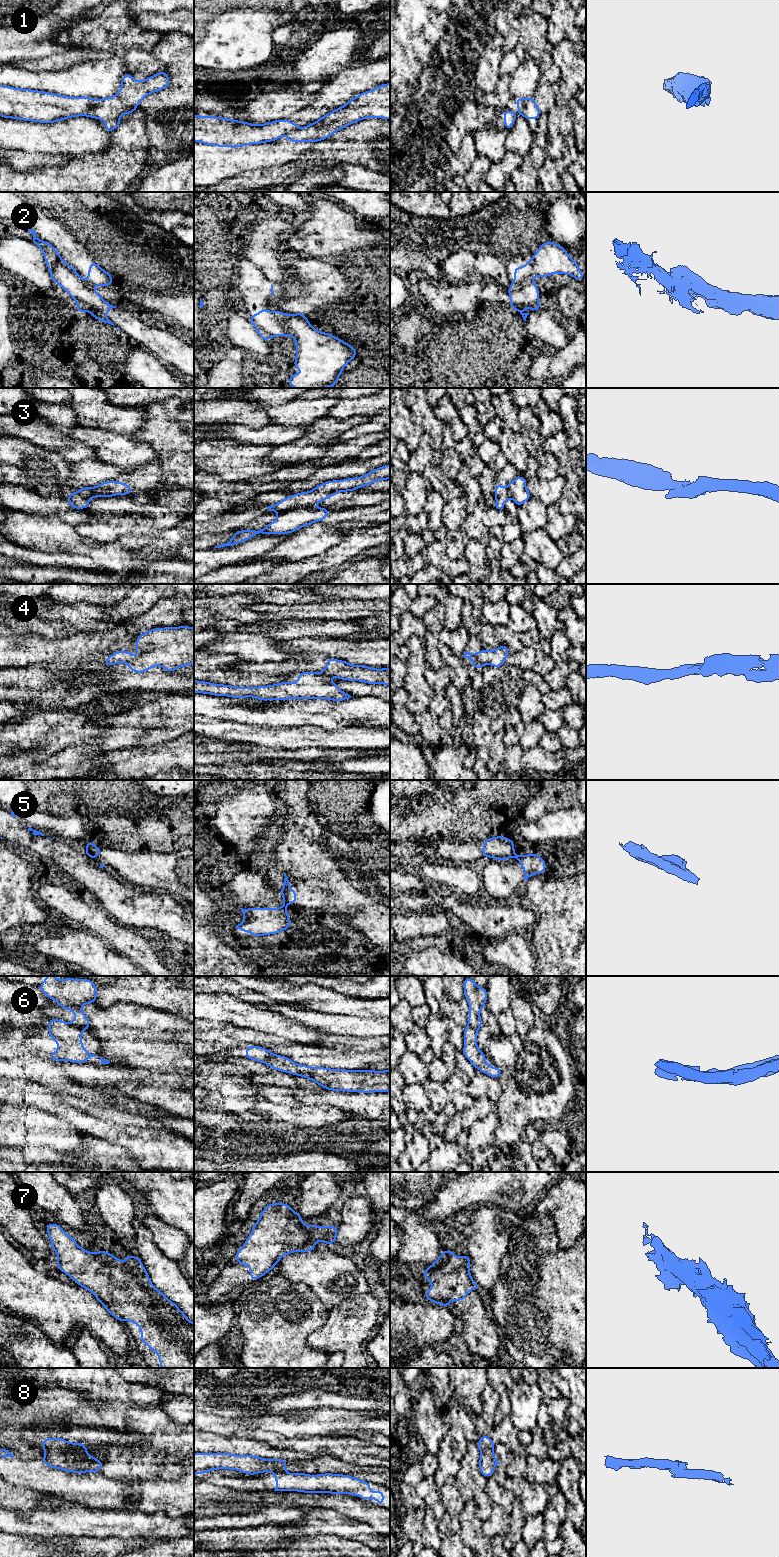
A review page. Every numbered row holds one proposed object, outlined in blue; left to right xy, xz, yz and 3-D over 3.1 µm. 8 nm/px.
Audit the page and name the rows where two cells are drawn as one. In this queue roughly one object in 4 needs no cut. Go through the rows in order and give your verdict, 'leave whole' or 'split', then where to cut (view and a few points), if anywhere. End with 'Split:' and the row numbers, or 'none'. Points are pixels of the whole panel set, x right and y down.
1: split | xy (96, 99), (95, 103), (83, 115)
2: split | xz (288, 315), (285, 324), (291, 335)
3: split | xz (310, 504), (304, 507), (289, 508), (278, 513)
4: split | yz (475, 654), (476, 658), (483, 664)
5: split | xy (83, 851), (90, 856)
6: split | xz (274, 1054), (262, 1062)
7: leave whole | no cut
8: split | xy (90, 1455), (88, 1470)
Split: 1, 2, 3, 4, 5, 6, 8

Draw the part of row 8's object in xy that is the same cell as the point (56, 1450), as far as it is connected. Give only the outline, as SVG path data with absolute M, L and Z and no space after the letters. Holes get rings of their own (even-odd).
M49 1437L39 1442L44 1448L42 1462L50 1467L73 1473L87 1473L88 1459L87 1446L82 1443L71 1443L63 1438Z

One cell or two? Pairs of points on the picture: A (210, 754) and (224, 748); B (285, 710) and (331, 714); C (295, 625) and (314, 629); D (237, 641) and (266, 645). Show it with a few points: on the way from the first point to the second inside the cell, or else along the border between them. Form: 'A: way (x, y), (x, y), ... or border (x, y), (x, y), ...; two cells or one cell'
A: way (213, 751), (221, 750); one cell
B: way (296, 712), (320, 712); one cell
C: way (300, 628), (309, 628); one cell
D: way (244, 645), (259, 645); one cell

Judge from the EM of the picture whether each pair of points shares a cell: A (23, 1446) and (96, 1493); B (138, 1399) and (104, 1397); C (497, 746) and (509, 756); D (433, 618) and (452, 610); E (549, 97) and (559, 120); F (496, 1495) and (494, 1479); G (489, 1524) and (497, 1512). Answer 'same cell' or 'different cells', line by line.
A: same cell
B: same cell
C: different cells
D: different cells
E: different cells
F: same cell
G: same cell

